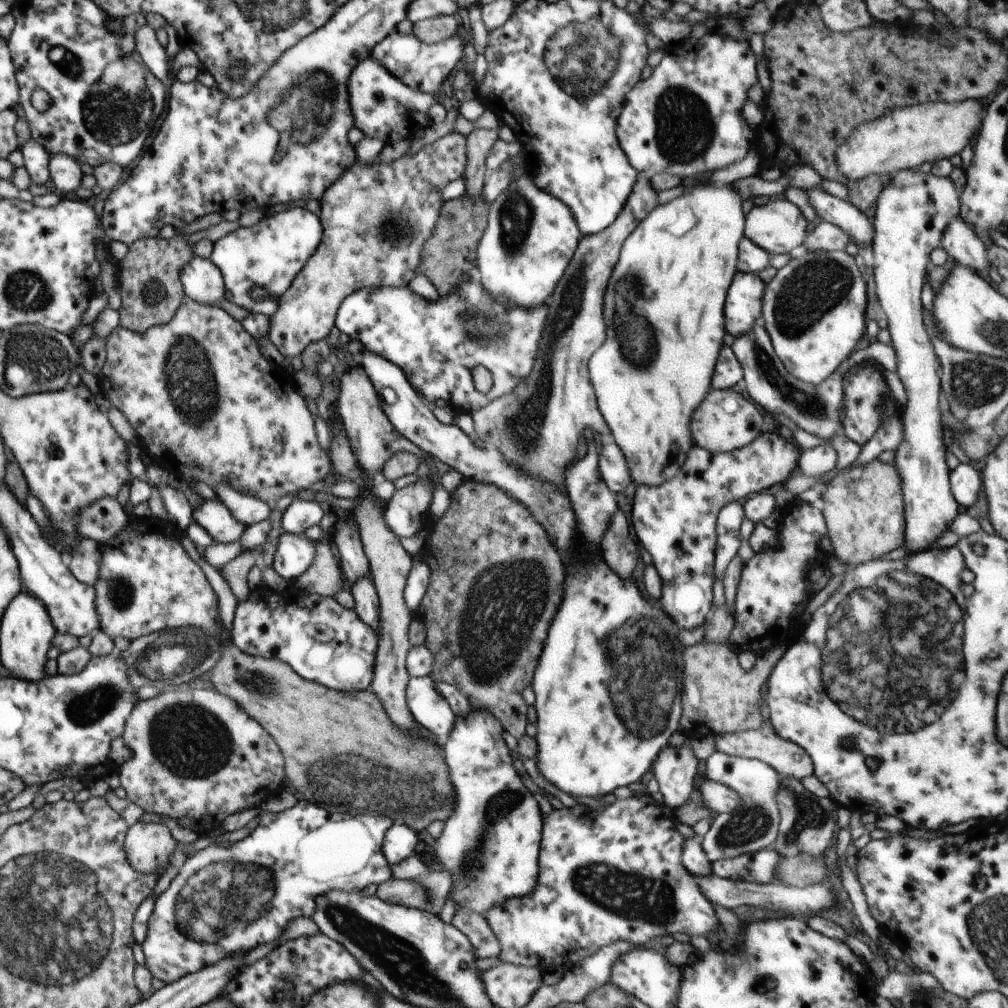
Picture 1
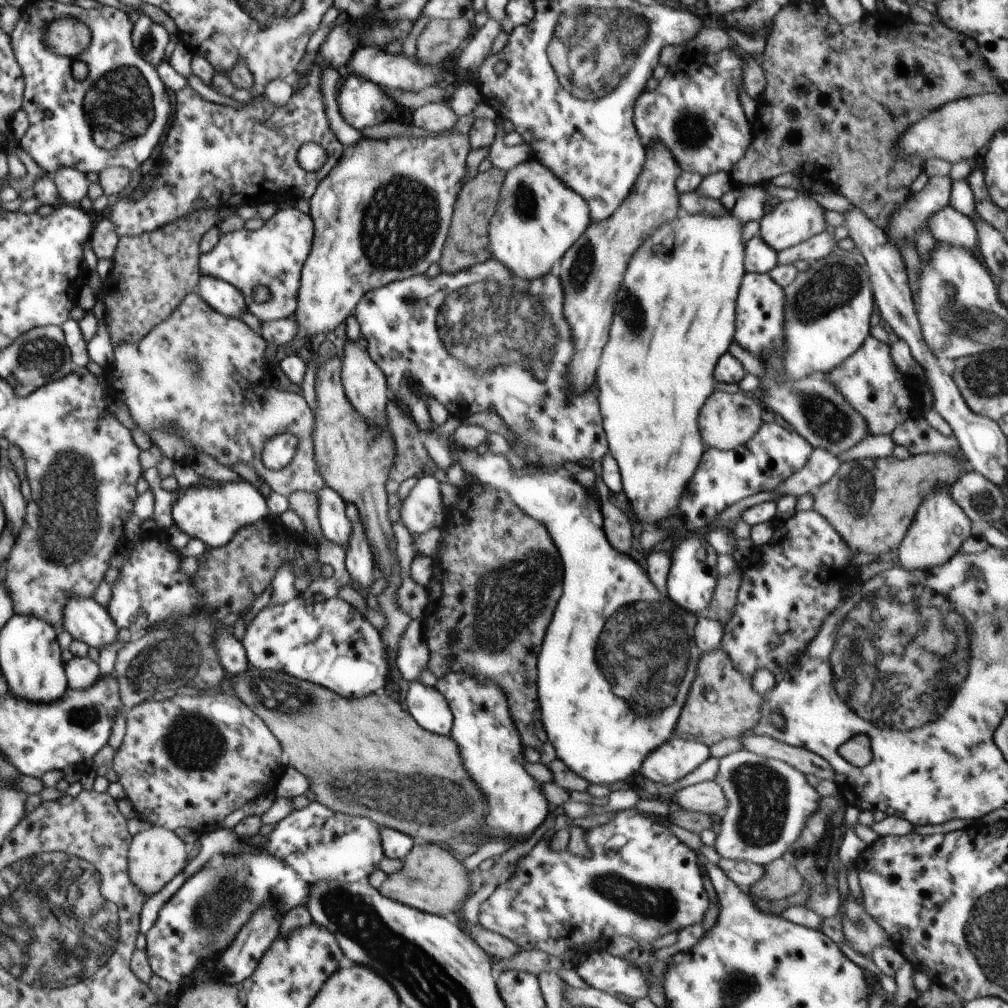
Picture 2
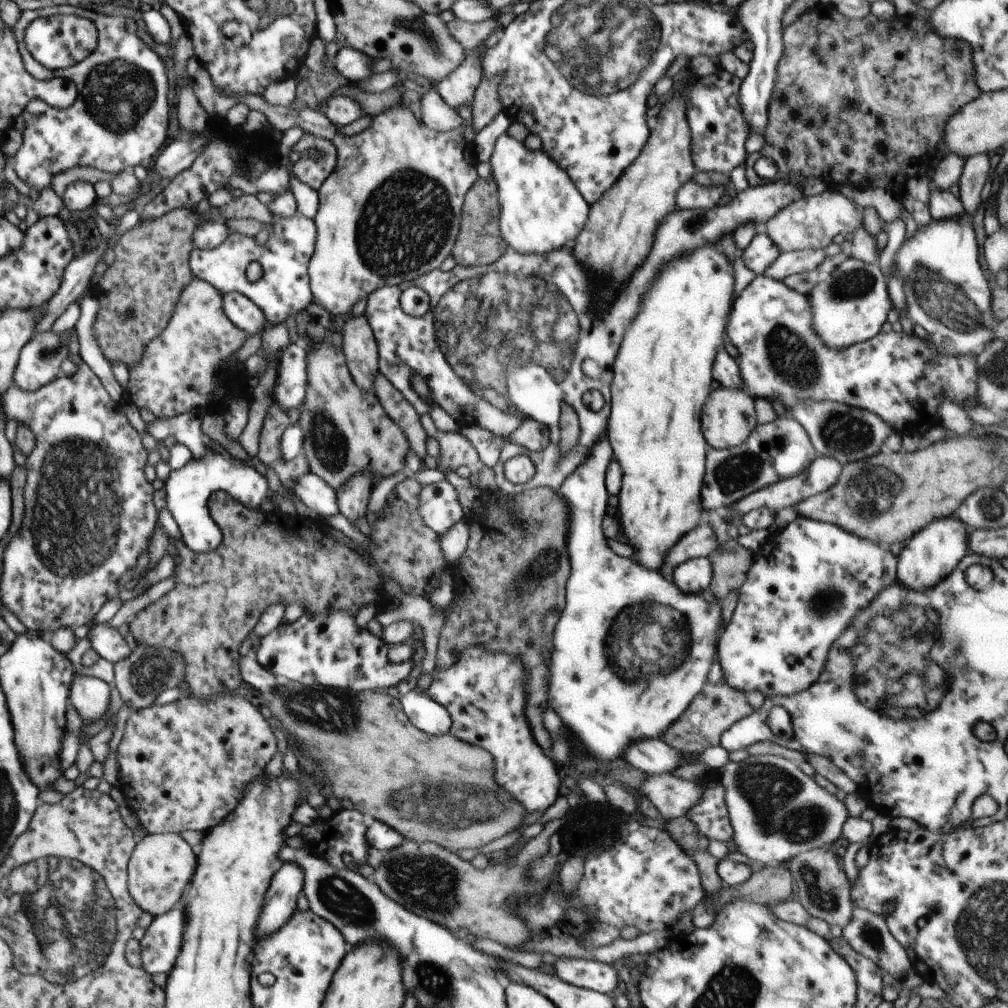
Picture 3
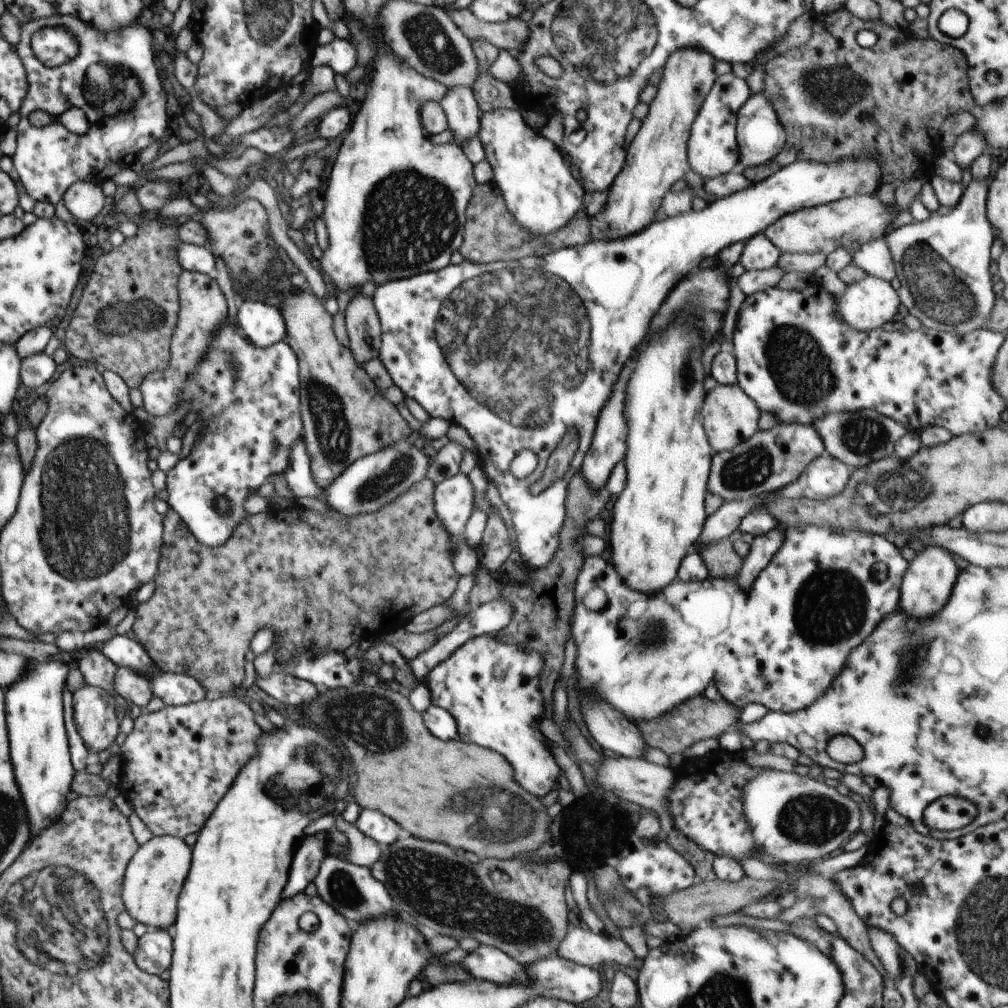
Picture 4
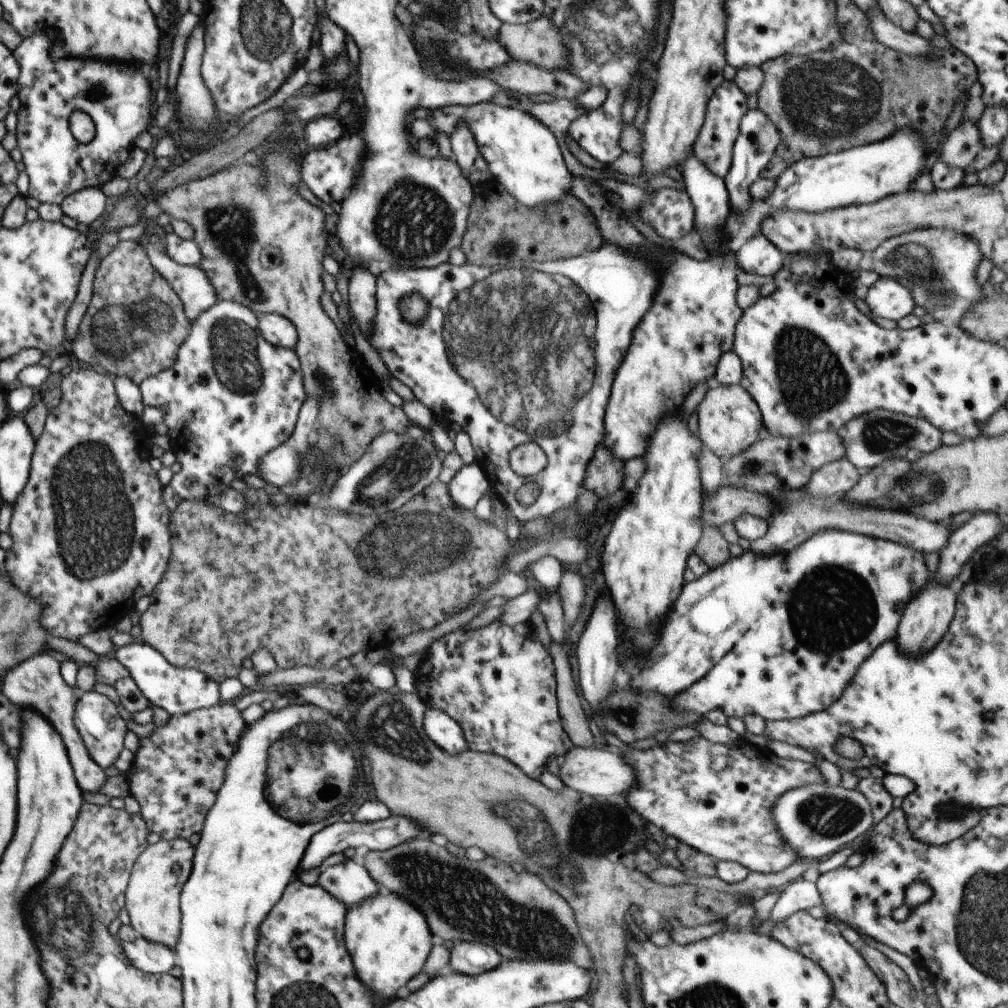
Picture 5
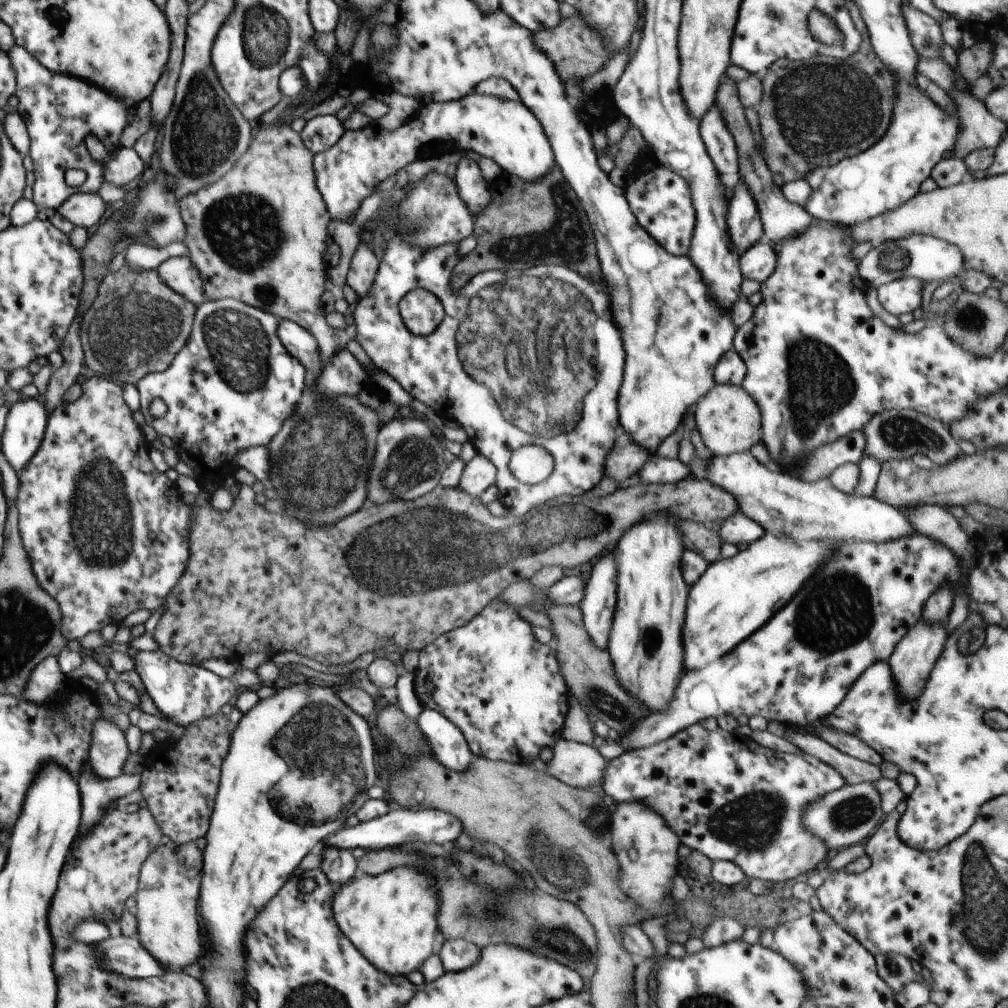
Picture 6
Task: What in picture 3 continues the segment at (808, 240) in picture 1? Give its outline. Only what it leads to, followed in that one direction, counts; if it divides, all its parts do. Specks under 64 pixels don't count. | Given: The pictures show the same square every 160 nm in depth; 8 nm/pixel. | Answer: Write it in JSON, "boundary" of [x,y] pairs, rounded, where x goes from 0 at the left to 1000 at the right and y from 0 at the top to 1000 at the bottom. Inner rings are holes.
{"boundary":[[[818,248],[784,249],[774,254],[757,270],[759,275],[777,279],[798,269],[807,269],[820,255]]]}

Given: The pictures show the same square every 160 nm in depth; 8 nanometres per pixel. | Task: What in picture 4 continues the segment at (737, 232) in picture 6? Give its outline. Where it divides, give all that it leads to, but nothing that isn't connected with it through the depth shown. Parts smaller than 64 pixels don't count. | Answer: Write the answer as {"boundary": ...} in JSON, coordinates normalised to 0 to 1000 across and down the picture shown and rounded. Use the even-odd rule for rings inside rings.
{"boundary":[[[757,91],[746,94],[735,106],[731,114],[731,143],[733,145],[733,167],[742,169],[766,159],[779,144],[780,132],[767,105]]]}

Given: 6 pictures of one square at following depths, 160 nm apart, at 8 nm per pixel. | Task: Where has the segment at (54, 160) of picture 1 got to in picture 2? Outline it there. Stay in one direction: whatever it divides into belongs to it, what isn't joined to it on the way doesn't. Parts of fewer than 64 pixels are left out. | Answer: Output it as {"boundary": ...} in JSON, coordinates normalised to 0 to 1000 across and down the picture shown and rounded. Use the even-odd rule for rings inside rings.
{"boundary":[[[63,166],[52,174],[61,200],[78,203],[87,193],[88,180],[85,174],[70,166]]]}

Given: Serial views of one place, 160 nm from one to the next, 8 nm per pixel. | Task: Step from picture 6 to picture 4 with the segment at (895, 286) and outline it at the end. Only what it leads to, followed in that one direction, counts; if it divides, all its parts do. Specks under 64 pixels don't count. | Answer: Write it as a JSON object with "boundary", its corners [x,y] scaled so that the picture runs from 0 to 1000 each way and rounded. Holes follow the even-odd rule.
{"boundary":[[[861,273],[849,282],[840,283],[840,289],[825,294],[830,313],[852,328],[873,326],[891,311],[894,298],[882,280]]]}

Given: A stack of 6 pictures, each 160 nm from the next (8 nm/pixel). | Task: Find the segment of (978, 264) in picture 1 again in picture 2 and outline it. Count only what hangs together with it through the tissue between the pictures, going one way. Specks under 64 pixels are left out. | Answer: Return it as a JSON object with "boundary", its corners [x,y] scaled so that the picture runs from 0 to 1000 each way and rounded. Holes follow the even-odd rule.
{"boundary":[[[940,204],[921,218],[925,235],[935,242],[958,246],[965,250],[971,239],[970,228],[963,216]]]}

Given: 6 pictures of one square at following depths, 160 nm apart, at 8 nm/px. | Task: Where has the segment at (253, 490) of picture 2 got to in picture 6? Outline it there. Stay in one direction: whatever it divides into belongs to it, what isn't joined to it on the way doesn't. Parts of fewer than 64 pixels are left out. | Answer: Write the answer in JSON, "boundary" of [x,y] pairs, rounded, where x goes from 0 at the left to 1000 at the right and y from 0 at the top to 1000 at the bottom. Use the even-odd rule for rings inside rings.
{"boundary":[[[228,296],[203,298],[191,313],[191,327],[185,343],[162,368],[143,373],[134,382],[140,399],[144,420],[152,423],[157,432],[164,431],[173,438],[173,445],[181,459],[193,466],[193,476],[202,486],[204,478],[222,482],[226,470],[236,466],[231,457],[236,447],[248,443],[265,442],[278,427],[280,420],[294,405],[304,381],[304,365],[285,347],[276,335],[278,317],[267,310]],[[153,395],[160,395],[167,403],[165,413],[153,415],[147,405]]]}

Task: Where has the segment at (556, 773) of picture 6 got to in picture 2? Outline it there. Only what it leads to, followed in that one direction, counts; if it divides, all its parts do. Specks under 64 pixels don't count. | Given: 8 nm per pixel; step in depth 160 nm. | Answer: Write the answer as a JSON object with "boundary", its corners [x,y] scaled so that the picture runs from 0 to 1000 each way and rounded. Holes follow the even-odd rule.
{"boundary":[[[698,775],[673,784],[666,789],[664,798],[685,806],[716,811],[722,800],[722,792],[710,775]]]}

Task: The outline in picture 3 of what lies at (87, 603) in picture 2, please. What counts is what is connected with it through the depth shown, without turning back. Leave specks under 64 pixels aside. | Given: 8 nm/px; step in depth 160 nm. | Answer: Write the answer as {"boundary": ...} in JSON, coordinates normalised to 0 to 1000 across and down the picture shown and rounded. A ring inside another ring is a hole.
{"boundary":[[[93,615],[87,622],[86,631],[91,637],[91,643],[103,655],[113,659],[117,656],[123,657],[125,653],[130,651],[132,645],[117,624],[110,623],[106,618],[95,619]]]}

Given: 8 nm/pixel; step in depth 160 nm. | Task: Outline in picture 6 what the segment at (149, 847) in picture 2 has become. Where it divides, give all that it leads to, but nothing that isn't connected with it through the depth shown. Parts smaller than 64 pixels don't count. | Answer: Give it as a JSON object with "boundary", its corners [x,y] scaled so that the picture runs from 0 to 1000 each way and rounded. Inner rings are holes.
{"boundary":[[[193,834],[157,838],[141,856],[134,887],[138,936],[165,961],[181,963],[201,948],[196,903],[200,847]]]}

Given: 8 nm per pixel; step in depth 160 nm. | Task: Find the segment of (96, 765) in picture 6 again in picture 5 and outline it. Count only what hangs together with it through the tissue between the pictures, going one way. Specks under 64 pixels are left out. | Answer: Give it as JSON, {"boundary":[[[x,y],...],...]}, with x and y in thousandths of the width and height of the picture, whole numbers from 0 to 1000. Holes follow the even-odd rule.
{"boundary":[[[93,685],[78,688],[75,704],[73,704],[73,718],[89,752],[102,764],[112,760],[113,756],[117,754],[119,746],[123,743],[123,732],[127,725],[125,716],[123,712],[118,710],[114,697],[106,690],[97,688]]]}

